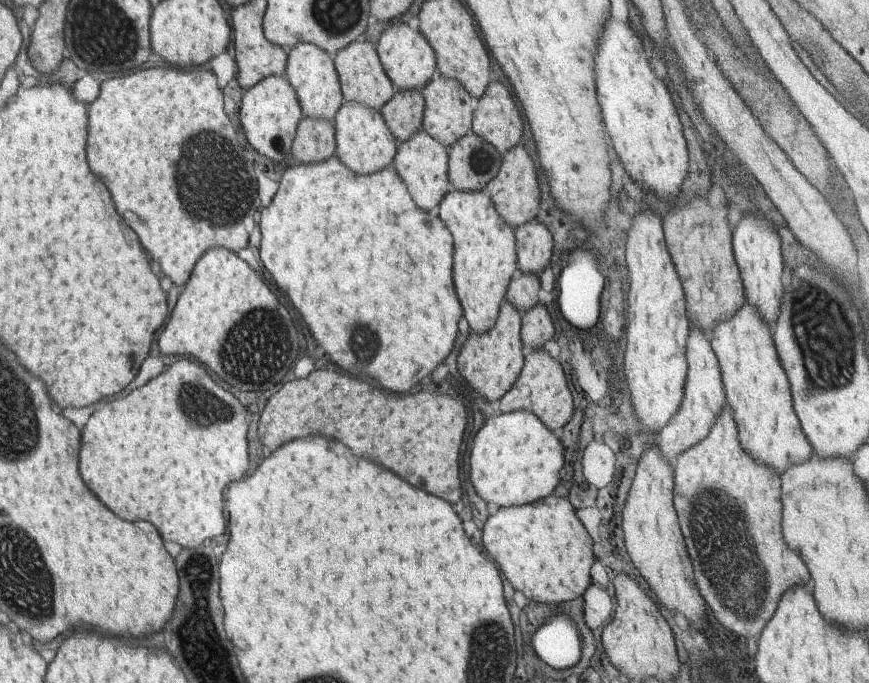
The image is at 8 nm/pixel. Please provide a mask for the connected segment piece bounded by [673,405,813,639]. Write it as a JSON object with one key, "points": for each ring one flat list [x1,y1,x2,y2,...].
{"points":[[729,405,720,412,720,416,716,416,716,422,710,428,708,436,677,457,674,470,674,509,679,519,686,551,694,566,700,594,706,598,706,604,726,630,734,632,739,638,760,637,764,626,774,615,782,594,788,588,802,584,811,592,813,587,806,564,784,542,781,475,776,474,770,466,756,464,756,460,752,460,752,456,744,452,744,448,740,446,736,420]]}

